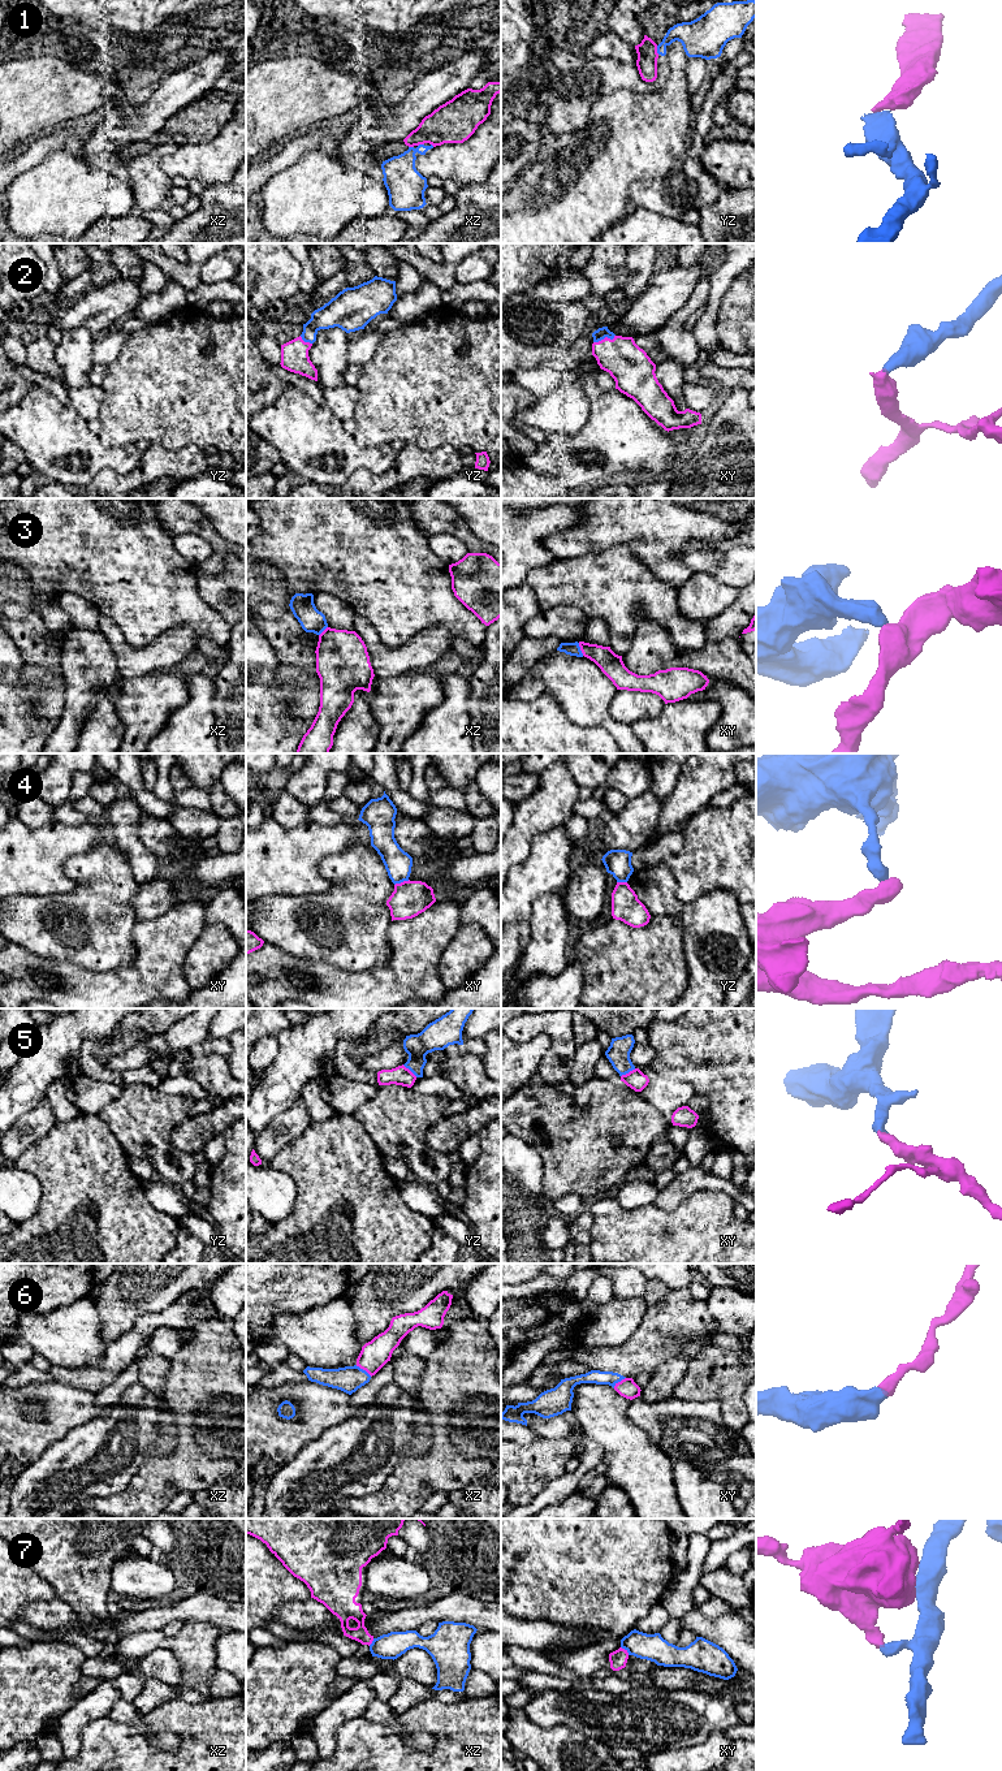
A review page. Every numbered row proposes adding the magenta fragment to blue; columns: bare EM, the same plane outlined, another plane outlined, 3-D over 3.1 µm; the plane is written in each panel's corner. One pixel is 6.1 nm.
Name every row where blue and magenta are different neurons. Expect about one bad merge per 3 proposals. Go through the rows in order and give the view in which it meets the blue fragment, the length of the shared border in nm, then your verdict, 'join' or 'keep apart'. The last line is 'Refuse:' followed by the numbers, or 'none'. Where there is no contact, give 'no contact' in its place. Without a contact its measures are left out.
1: meets blue in yz; contact 60 nm long; keep apart
2: meets blue in xy; contact 140 nm long; join
3: meets blue in xy; contact 90 nm long; keep apart
4: meets blue in xy; contact 100 nm long; keep apart
5: meets blue in xy; contact 110 nm long; join
6: meets blue in xz; contact 120 nm long; join
7: meets blue in xy; contact 80 nm long; keep apart
Refuse: 1, 3, 4, 7

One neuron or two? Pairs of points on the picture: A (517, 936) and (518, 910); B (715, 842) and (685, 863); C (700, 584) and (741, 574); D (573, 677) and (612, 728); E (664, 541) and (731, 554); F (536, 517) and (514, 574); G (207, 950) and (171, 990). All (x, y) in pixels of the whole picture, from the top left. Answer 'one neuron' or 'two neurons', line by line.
A: two neurons
B: one neuron
C: two neurons
D: one neuron
E: two neurons
F: one neuron
G: two neurons

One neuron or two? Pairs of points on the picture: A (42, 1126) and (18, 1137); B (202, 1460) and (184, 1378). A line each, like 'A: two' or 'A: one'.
A: one
B: one

